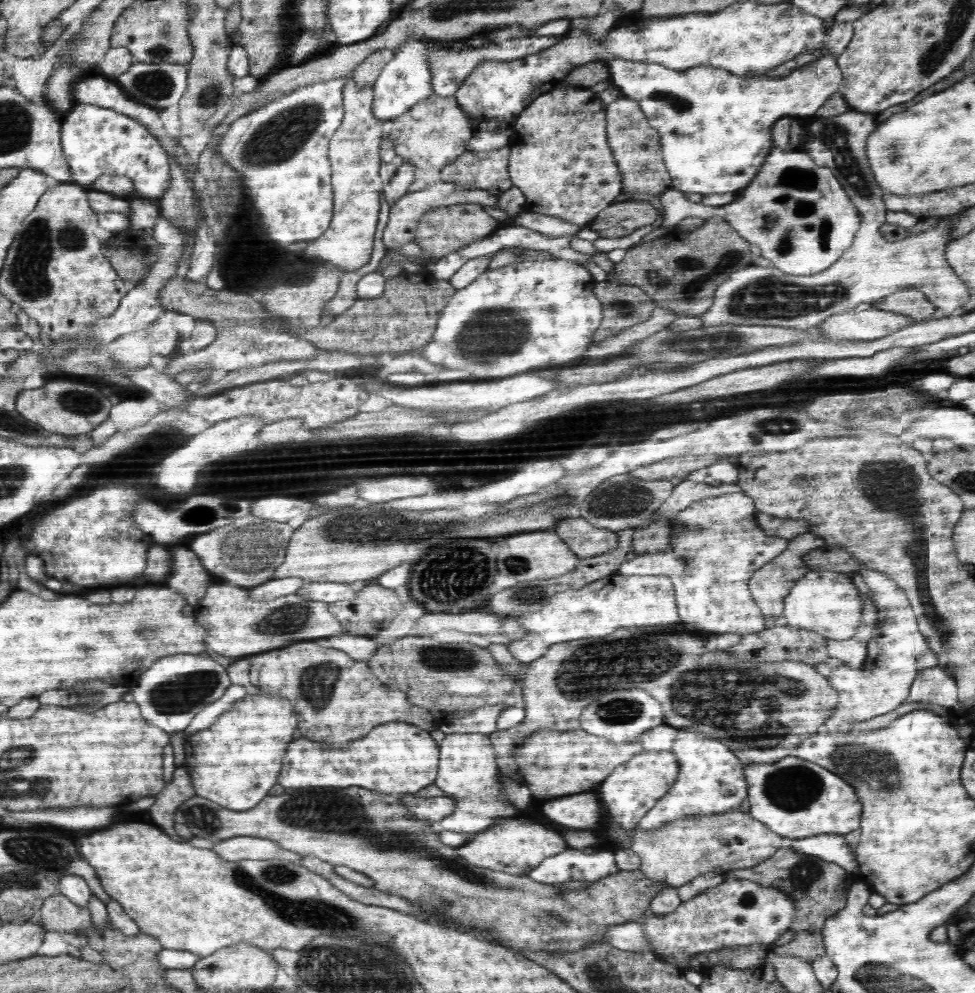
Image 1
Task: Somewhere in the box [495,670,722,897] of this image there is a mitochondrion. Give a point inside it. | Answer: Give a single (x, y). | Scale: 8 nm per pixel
(622, 708)

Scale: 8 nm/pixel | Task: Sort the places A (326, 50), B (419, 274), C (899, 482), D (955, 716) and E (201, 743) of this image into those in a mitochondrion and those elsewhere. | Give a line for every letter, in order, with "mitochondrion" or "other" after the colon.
A: other
B: other
C: mitochondrion
D: other
E: other

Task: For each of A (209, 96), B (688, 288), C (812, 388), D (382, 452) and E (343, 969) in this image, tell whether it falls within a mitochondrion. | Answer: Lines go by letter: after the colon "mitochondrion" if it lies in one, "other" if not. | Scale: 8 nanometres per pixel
A: mitochondrion
B: mitochondrion
C: other
D: other
E: mitochondrion

